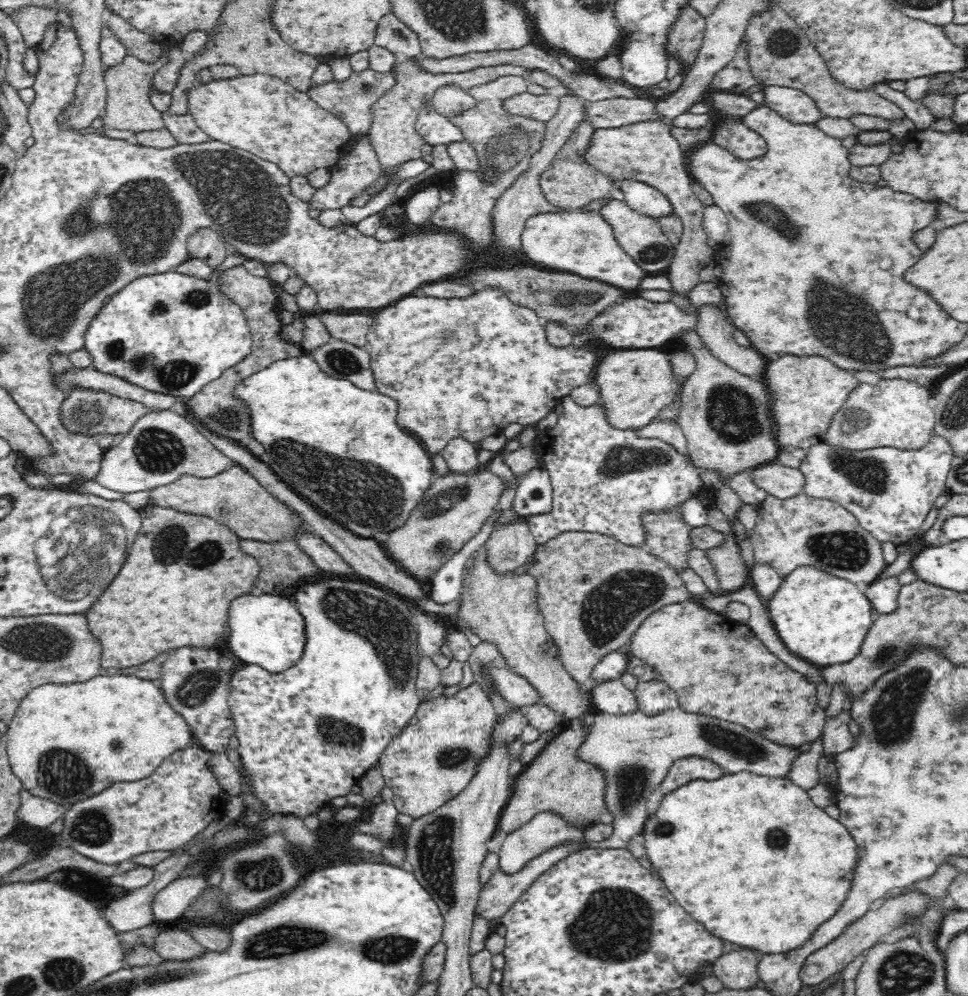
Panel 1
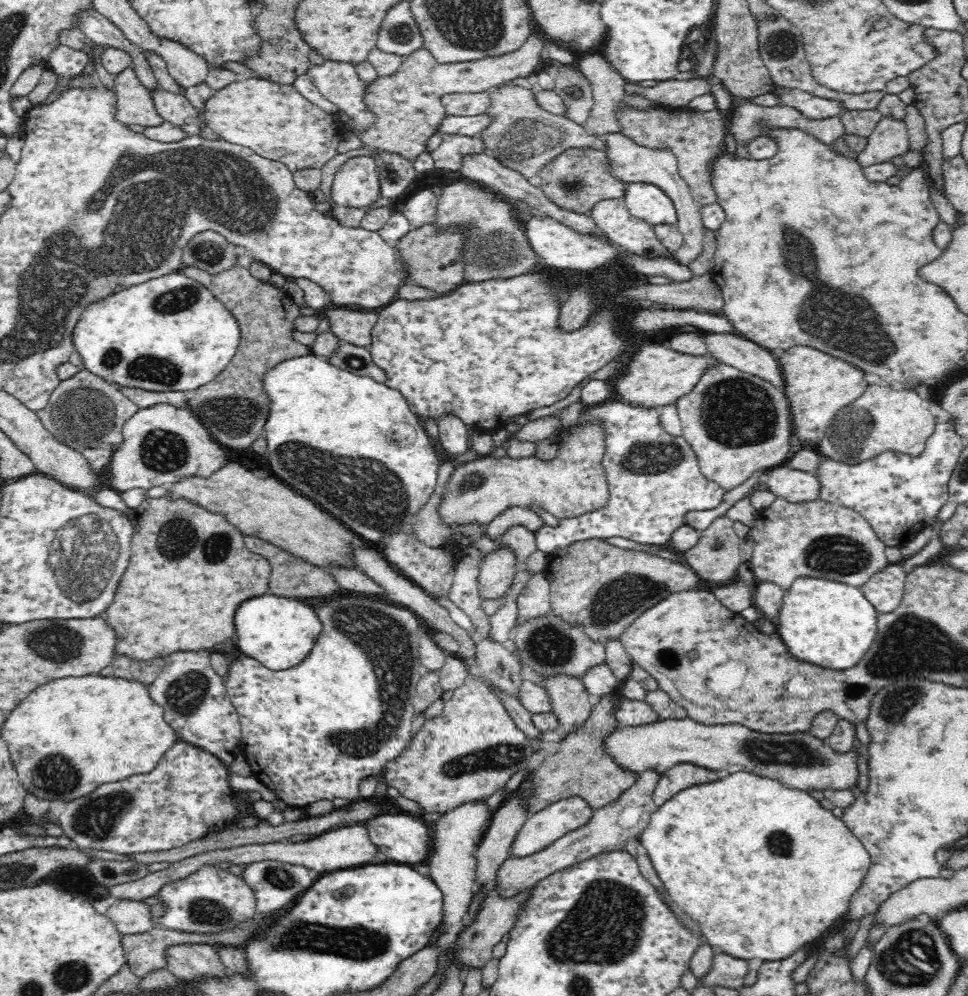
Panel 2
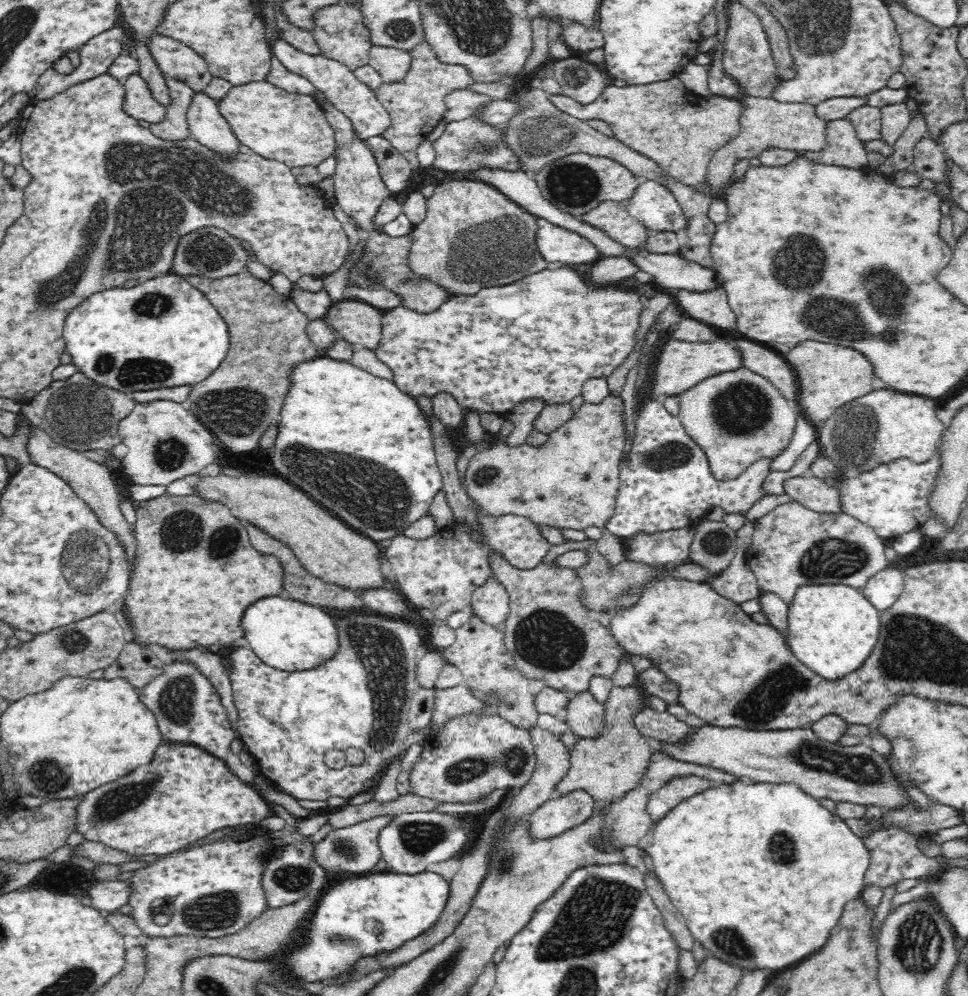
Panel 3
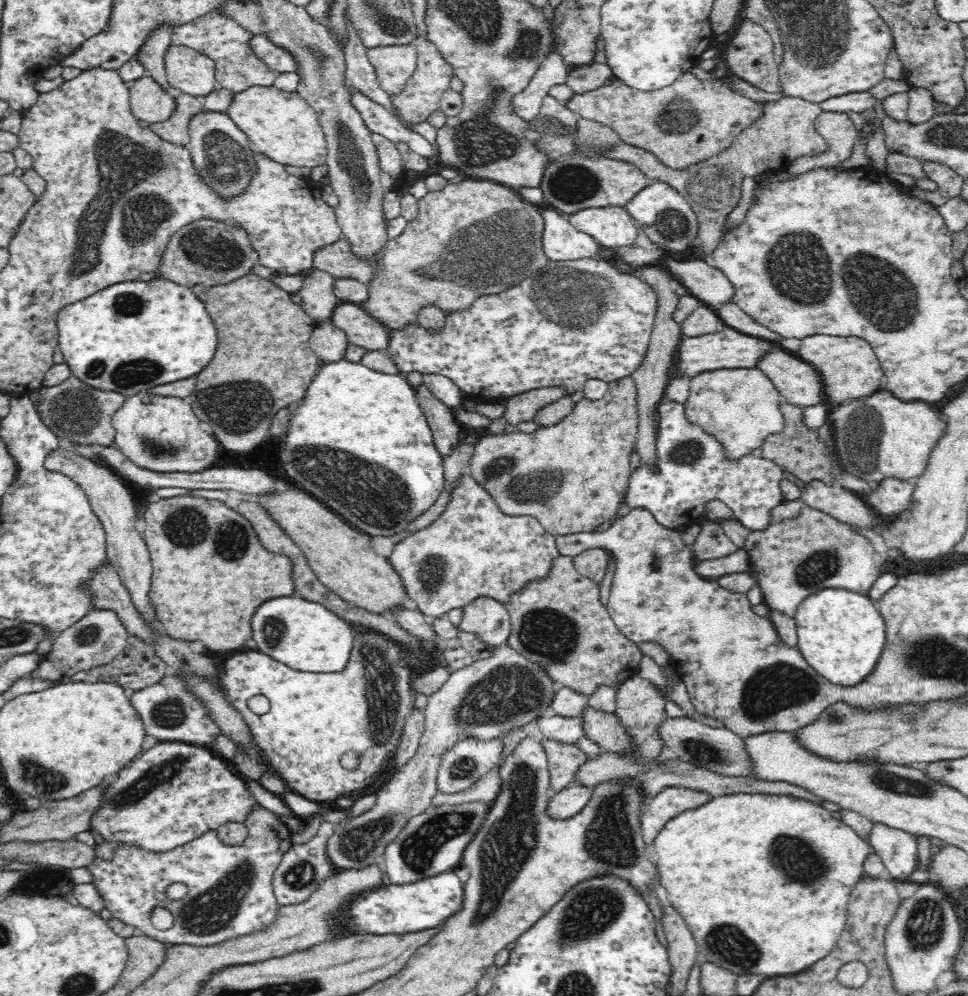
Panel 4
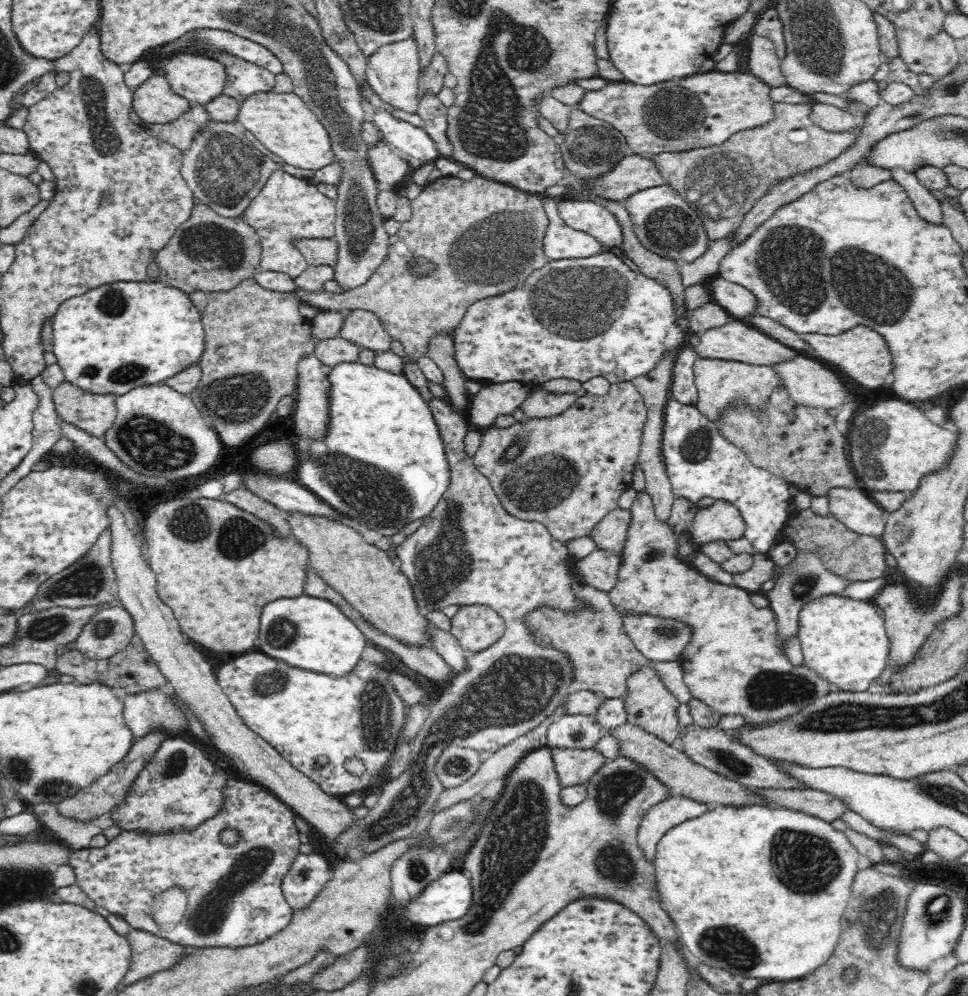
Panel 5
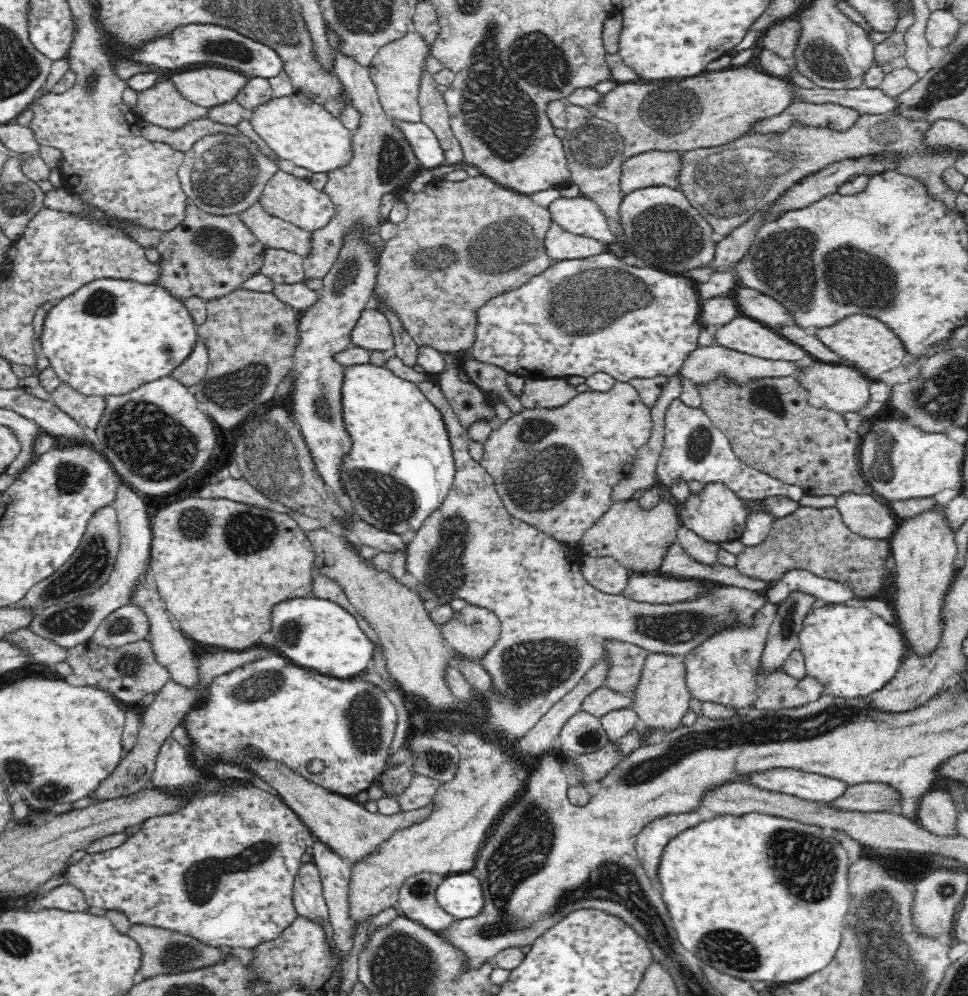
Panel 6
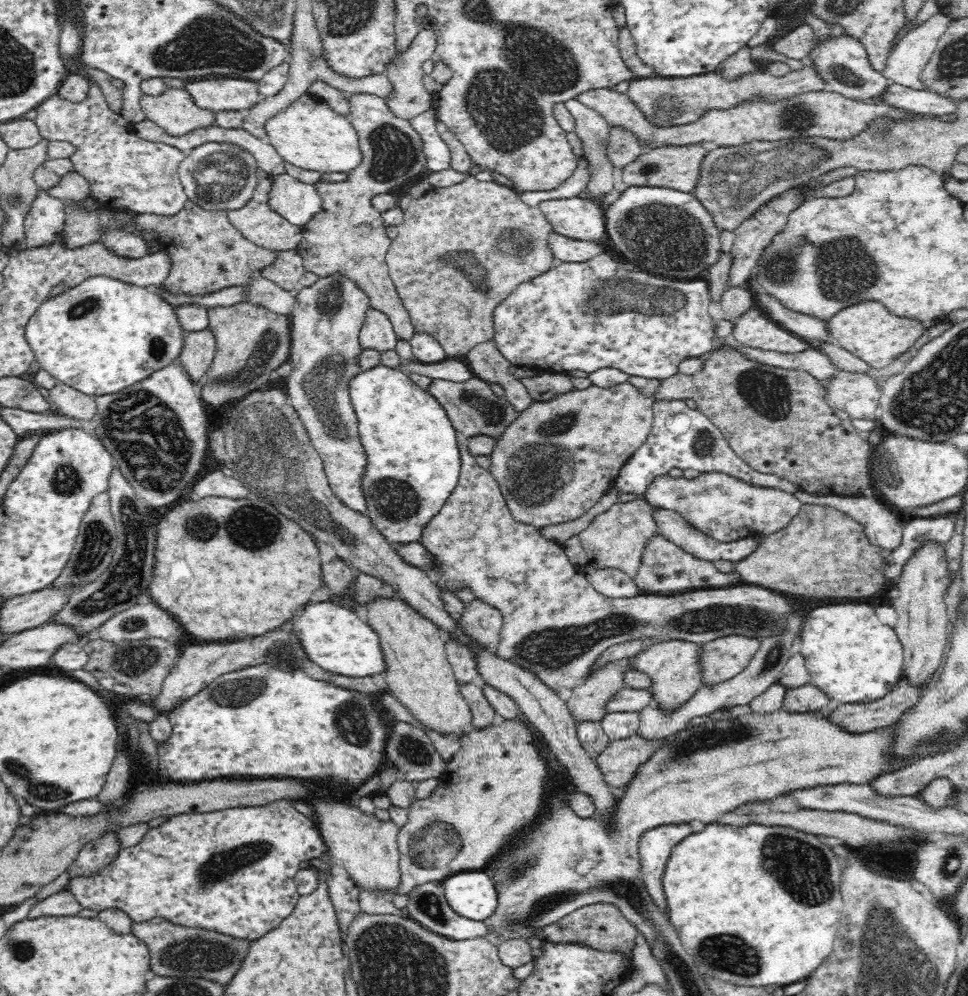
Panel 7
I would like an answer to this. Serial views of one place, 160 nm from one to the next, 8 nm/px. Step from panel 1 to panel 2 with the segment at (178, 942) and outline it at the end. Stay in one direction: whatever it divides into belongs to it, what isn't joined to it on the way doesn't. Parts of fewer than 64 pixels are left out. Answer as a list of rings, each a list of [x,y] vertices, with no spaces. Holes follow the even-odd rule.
[[[197,942],[174,944],[166,948],[164,957],[167,969],[181,980],[192,980],[206,974],[216,974],[217,978],[222,978],[227,974],[224,963],[212,945]]]

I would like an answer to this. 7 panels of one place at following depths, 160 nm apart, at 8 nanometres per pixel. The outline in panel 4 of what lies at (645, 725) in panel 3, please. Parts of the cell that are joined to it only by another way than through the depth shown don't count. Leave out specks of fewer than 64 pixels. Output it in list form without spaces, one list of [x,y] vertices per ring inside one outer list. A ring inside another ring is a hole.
[[[667,716],[660,722],[656,731],[662,739],[662,744],[672,750],[678,759],[694,766],[707,768],[724,776],[748,777],[752,772],[742,737],[724,727],[712,728],[687,716],[680,718]]]

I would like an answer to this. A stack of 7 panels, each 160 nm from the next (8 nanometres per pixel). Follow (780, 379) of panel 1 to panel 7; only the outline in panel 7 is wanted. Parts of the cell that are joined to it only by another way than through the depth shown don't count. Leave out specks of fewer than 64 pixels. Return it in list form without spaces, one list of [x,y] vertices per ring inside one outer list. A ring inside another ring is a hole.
[[[862,301],[843,308],[826,321],[828,340],[848,349],[852,355],[880,370],[910,350],[925,332],[922,323],[892,315],[878,301]]]

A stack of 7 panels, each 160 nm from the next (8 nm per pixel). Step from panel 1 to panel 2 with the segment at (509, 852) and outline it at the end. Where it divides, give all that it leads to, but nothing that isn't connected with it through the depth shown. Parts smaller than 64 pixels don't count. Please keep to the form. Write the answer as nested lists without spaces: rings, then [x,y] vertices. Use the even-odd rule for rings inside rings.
[[[566,797],[554,804],[550,804],[550,806],[536,814],[531,814],[524,821],[520,832],[518,832],[512,846],[510,846],[512,857],[522,858],[544,850],[555,840],[562,838],[567,832],[572,832],[584,826],[592,818],[593,812],[591,806],[582,797]]]

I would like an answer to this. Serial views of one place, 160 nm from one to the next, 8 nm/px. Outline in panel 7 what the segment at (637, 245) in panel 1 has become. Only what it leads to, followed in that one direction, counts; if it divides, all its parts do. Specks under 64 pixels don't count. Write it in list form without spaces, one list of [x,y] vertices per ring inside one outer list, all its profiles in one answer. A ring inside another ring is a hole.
[[[560,198],[539,204],[553,231],[576,240],[594,241],[608,237],[604,207],[587,198]]]

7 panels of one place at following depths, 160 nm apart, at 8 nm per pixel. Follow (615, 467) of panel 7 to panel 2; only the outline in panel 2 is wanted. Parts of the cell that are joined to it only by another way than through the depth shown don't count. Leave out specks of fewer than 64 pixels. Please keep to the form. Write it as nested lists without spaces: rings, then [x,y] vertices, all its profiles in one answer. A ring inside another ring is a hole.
[[[600,425],[580,427],[565,443],[561,444],[556,458],[552,461],[540,460],[535,456],[519,459],[506,456],[496,459],[484,454],[476,460],[460,464],[453,470],[442,492],[442,500],[438,504],[438,515],[442,517],[444,525],[454,529],[470,523],[486,526],[498,514],[502,514],[508,506],[522,506],[527,509],[530,506],[540,506],[558,519],[586,514],[590,510],[606,506],[608,502],[606,475],[600,463],[602,456],[604,456],[604,429]]]

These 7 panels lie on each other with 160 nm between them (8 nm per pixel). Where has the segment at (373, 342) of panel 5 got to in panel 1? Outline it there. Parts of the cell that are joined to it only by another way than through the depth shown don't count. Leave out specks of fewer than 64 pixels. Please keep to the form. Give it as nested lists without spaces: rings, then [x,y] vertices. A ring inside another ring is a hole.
[[[320,312],[319,317],[332,339],[343,340],[354,346],[366,347],[366,338],[373,323],[372,316],[359,313]]]

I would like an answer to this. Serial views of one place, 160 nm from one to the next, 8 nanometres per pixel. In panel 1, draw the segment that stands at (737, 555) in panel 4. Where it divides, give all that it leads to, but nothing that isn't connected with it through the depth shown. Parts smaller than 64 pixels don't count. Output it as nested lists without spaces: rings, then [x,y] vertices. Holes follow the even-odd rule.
[[[566,532],[548,540],[545,544],[537,544],[534,555],[531,556],[530,559],[532,561],[528,564],[528,574],[536,580],[536,588],[538,591],[537,604],[539,612],[542,617],[544,617],[546,632],[550,635],[550,640],[556,645],[556,655],[560,659],[563,668],[570,674],[570,677],[578,683],[578,687],[580,687],[582,693],[589,693],[593,688],[594,681],[592,681],[592,672],[594,672],[594,668],[599,664],[600,659],[609,652],[618,650],[620,646],[628,644],[632,635],[640,628],[640,625],[646,620],[647,616],[654,614],[654,612],[657,612],[660,608],[669,606],[670,604],[680,604],[692,599],[691,595],[686,591],[679,574],[670,568],[666,562],[659,560],[657,556],[650,554],[641,546],[627,546],[610,536],[586,532]]]

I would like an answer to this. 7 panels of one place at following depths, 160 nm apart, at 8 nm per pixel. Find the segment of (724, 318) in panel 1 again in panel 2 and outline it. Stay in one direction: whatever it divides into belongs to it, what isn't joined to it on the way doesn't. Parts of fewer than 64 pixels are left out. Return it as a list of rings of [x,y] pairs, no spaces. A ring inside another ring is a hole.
[[[708,333],[704,334],[708,354],[726,366],[733,366],[742,372],[758,376],[782,387],[784,379],[780,372],[778,359],[769,350],[741,338],[738,334]]]

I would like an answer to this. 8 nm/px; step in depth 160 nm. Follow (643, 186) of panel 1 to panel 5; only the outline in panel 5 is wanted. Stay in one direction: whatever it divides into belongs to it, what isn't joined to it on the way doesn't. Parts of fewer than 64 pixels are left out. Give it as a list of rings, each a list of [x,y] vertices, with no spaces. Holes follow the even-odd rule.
[[[668,183],[636,192],[624,203],[632,219],[635,233],[648,250],[679,263],[692,262],[706,252],[710,240],[706,236],[700,213]]]

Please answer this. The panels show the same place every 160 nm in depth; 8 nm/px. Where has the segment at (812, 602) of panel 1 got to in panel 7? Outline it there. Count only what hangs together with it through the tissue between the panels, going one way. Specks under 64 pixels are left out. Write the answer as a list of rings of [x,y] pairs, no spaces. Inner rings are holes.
[[[830,604],[806,612],[801,655],[811,683],[841,704],[878,700],[903,677],[903,646],[895,629],[884,626],[868,604]]]

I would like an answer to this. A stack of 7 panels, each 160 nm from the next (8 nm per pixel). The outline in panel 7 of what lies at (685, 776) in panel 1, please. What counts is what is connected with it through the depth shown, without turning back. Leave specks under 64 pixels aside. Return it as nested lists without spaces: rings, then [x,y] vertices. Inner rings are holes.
[[[690,822],[664,824],[647,830],[637,844],[642,880],[651,899],[662,910],[668,909],[662,884],[666,863],[674,846],[692,834],[692,829]]]

